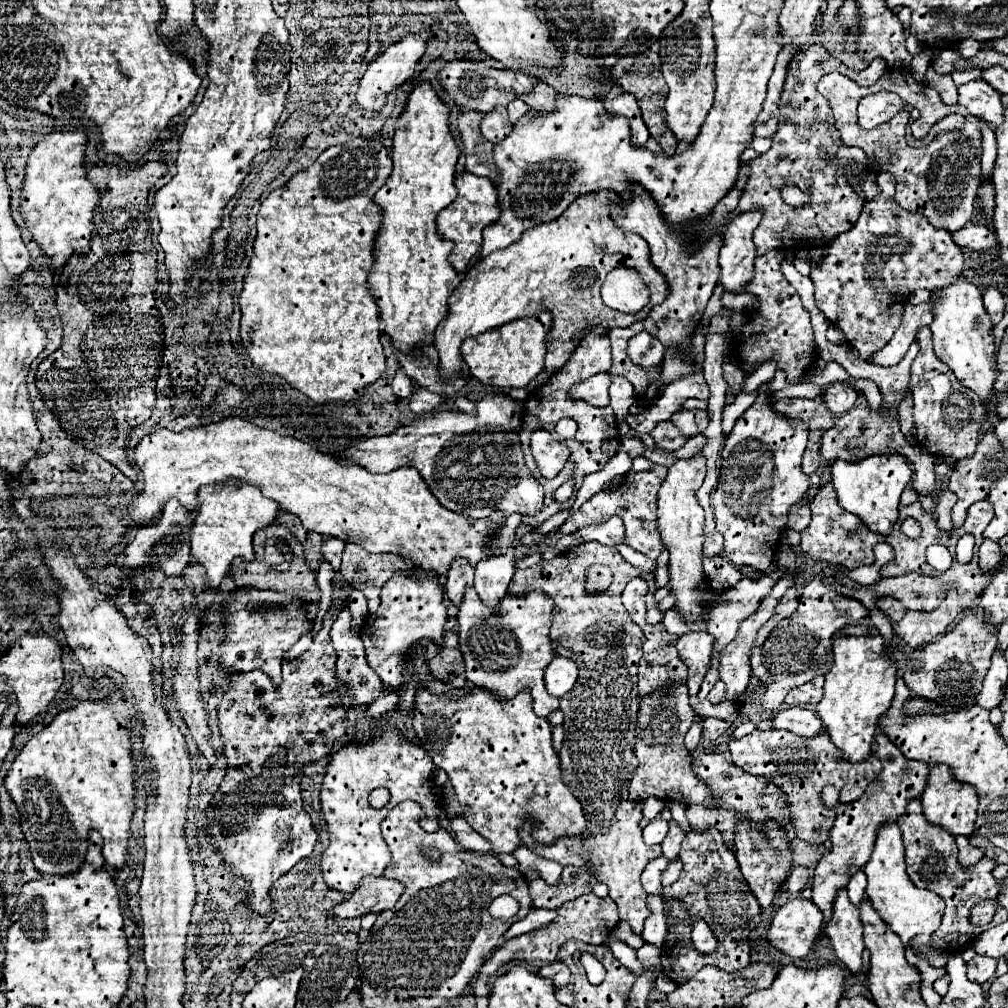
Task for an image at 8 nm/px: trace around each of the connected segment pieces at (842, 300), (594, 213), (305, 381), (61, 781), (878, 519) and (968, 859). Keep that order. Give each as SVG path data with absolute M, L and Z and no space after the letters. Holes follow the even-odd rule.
M878 173L876 183L880 185L880 197L864 203L856 225L830 243L824 261L812 261L810 251L806 249L796 251L798 259L810 263L810 279L816 287L816 307L830 321L834 321L834 325L844 333L848 343L860 353L862 359L870 359L874 351L882 349L892 339L894 331L900 325L904 303L916 289L936 289L940 285L946 287L956 277L960 277L960 271L964 267L962 251L952 241L952 235L948 231L932 227L928 221L924 221L924 217L904 211L894 203L894 177L890 177L890 173Z
M612 191L586 193L564 211L570 215L560 215L548 225L528 229L520 241L502 251L490 253L468 269L466 277L460 281L448 301L448 315L434 333L440 377L444 381L452 381L452 377L458 377L462 371L460 345L464 339L514 319L530 317L542 311L554 313L556 339L552 333L548 335L546 369L558 369L572 357L576 345L580 345L588 331L606 335L614 327L628 327L634 321L644 319L654 305L660 305L664 297L668 297L668 283L664 281L664 275L652 265L652 261L648 261L648 243L632 233L622 233L622 229L612 223L606 207L606 201L612 197ZM624 265L634 267L652 293L650 303L638 313L620 313L610 309L600 297L602 277L606 277L610 269Z
M350 139L344 145L326 149L308 169L294 173L286 185L278 187L262 201L258 211L258 235L254 241L254 255L248 265L244 287L238 299L242 309L240 337L244 349L248 351L256 367L264 367L264 371L280 375L282 379L292 383L298 391L302 391L306 397L310 397L316 403L356 399L362 393L358 389L364 389L366 385L374 383L386 371L386 357L382 353L382 343L380 343L378 307L370 295L367 279L374 262L374 242L383 218L380 207L374 203L374 193L386 183L390 173L392 173L392 159L386 147L382 147L376 139Z
M114 695L80 701L76 707L60 711L50 725L38 731L12 763L4 785L20 811L22 833L40 873L56 875L80 869L88 847L88 843L84 843L88 839L88 829L98 829L102 833L102 853L112 867L120 869L126 863L126 841L130 837L130 819L134 811L132 773L136 771L130 755L130 727L126 723L128 715Z
M898 453L892 455L872 455L866 457L866 461L836 461L832 463L832 483L838 495L838 503L858 515L870 531L888 535L898 519L898 505L900 505L900 495L904 487L912 479L912 469L904 457Z
M964 835L956 837L956 845L958 845L958 849L960 849L960 853L958 853L958 861L960 861L960 865L972 867L972 865L976 865L976 863L984 857L984 853L982 853L980 849L972 847L972 845L968 843L968 837L964 837Z

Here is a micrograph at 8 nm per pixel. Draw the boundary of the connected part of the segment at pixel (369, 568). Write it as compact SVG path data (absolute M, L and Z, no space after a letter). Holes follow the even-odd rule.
M346 543L342 557L342 575L350 585L360 585L367 599L370 614L375 613L380 606L379 591L384 581L398 569L408 569L408 561L394 555L372 555L356 543ZM372 581L372 582L370 582ZM376 583L376 586L375 584Z

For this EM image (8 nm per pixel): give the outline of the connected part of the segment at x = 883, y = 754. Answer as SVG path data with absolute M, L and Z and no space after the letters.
M878 731L876 735L876 757L882 761L882 771L878 777L868 785L864 795L854 803L842 803L838 807L838 817L834 821L834 827L830 831L832 849L828 855L824 855L814 871L812 879L812 901L818 905L818 909L824 913L824 921L832 915L832 903L836 897L836 891L846 887L850 875L856 871L852 867L864 867L870 859L870 853L874 849L874 841L878 835L878 829L886 823L894 823L906 809L908 801L914 797L920 797L928 783L930 765L924 765L924 761L908 761L892 741L888 741L888 735Z

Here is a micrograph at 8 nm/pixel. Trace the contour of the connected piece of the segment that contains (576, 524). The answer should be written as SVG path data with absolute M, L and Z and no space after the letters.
M654 465L654 469L650 469L650 471L629 470L624 477L624 483L618 489L598 491L558 531L560 533L576 533L576 529L582 529L582 527L594 525L594 523L604 523L612 515L618 515L618 517L622 517L622 521L626 525L626 541L624 543L630 545L632 549L644 553L646 557L656 559L662 551L662 541L660 541L658 521L656 521L656 499L658 499L656 493L658 493L664 477L666 477L664 465Z

